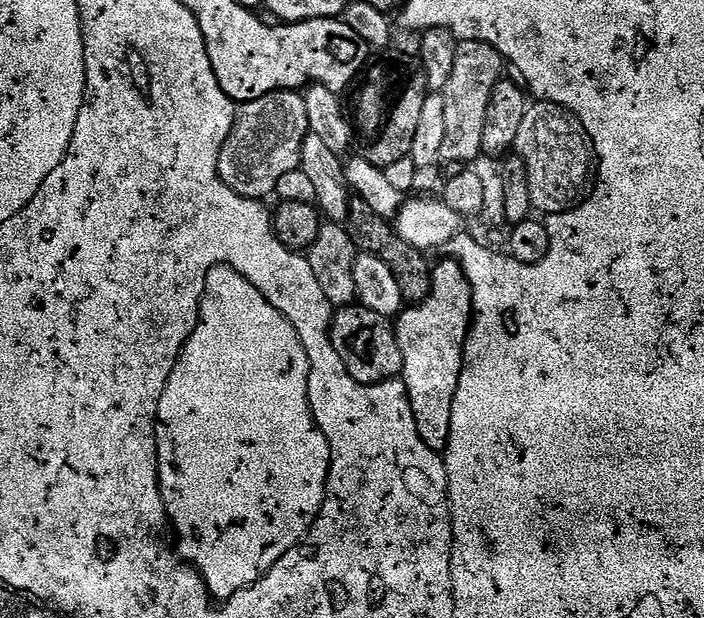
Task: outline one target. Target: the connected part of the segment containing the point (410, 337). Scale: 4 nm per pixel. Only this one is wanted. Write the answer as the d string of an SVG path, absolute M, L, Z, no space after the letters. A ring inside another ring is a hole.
M444 258L432 269L432 289L418 305L401 311L394 327L402 350L402 379L414 410L418 434L430 450L444 453L450 438L450 418L464 369L464 344L472 327L472 287L457 260Z

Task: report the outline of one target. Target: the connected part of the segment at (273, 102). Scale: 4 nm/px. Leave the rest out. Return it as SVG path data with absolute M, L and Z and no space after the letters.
M299 91L271 92L243 105L236 113L234 126L218 158L218 174L222 182L226 182L226 186L230 186L239 196L245 196L251 200L263 201L264 196L271 197L276 191L278 181L285 174L290 174L290 170L300 167L303 143L306 142L309 133L310 118L307 114L306 102Z

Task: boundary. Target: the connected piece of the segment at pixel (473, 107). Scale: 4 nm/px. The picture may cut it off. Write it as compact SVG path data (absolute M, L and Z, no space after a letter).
M462 40L457 46L457 57L454 59L454 70L450 73L450 80L443 90L443 98L446 102L446 138L442 142L440 160L456 164L452 166L468 166L471 160L481 159L482 130L486 126L486 114L494 94L494 86L505 75L506 61L497 48L486 42L477 40Z

